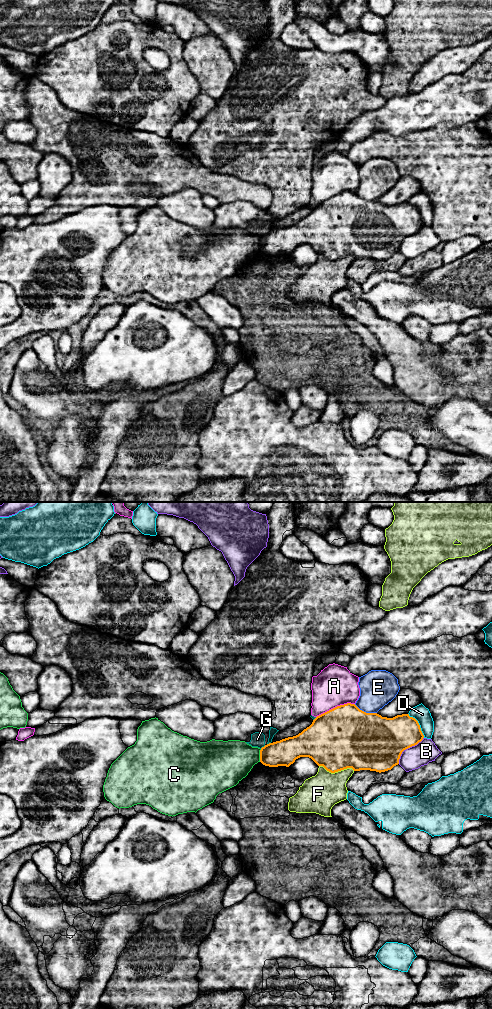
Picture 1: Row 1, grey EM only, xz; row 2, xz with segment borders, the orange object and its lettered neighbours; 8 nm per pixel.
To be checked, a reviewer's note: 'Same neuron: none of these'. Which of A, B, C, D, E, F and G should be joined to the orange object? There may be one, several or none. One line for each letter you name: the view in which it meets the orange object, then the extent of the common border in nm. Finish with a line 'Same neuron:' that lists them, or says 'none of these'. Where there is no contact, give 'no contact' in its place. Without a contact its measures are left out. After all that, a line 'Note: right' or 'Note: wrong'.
Same neuron: none of these
Note: right

